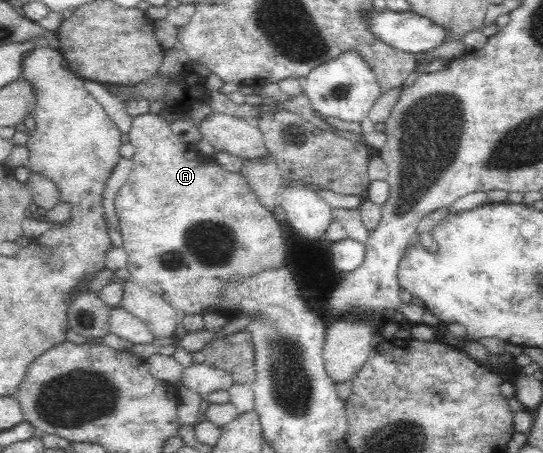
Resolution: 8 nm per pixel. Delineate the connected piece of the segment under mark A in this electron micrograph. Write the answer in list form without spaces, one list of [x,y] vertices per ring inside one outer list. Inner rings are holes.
[[[150,112],[143,113],[131,119],[131,126],[128,132],[130,144],[135,148],[135,155],[131,157],[132,168],[128,178],[121,185],[115,196],[115,212],[121,227],[120,234],[123,241],[123,248],[127,253],[126,268],[130,272],[130,278],[143,288],[163,298],[169,305],[173,306],[180,314],[201,314],[205,311],[218,309],[219,295],[223,293],[223,283],[230,282],[235,275],[249,275],[263,271],[267,267],[279,267],[285,259],[287,240],[283,237],[281,224],[275,221],[272,213],[258,202],[256,195],[252,192],[247,178],[242,174],[233,173],[217,165],[214,160],[205,158],[196,150],[196,144],[182,142],[169,127],[167,121]]]

